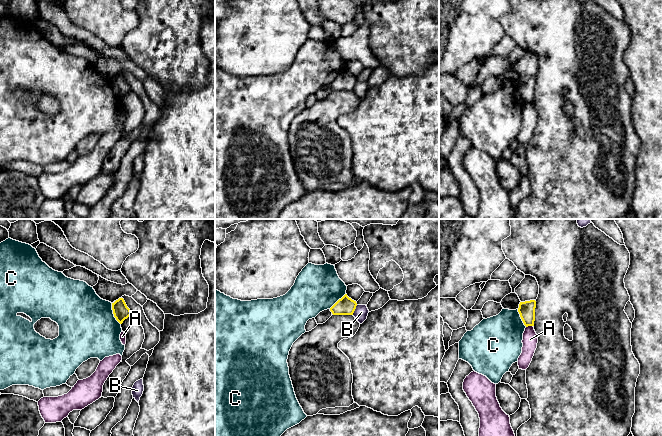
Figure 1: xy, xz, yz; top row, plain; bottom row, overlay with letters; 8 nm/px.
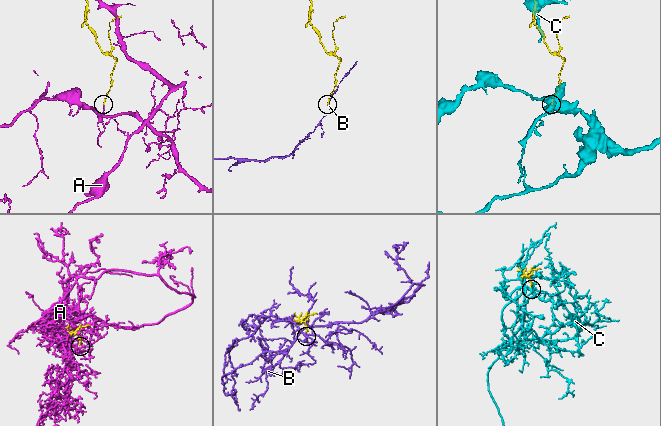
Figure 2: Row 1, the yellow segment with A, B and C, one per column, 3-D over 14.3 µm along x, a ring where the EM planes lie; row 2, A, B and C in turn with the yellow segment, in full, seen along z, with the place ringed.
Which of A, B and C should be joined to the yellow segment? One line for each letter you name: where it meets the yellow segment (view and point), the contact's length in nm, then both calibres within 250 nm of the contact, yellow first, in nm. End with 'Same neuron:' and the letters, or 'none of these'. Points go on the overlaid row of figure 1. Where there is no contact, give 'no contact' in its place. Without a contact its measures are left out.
Same neuron: none of these

